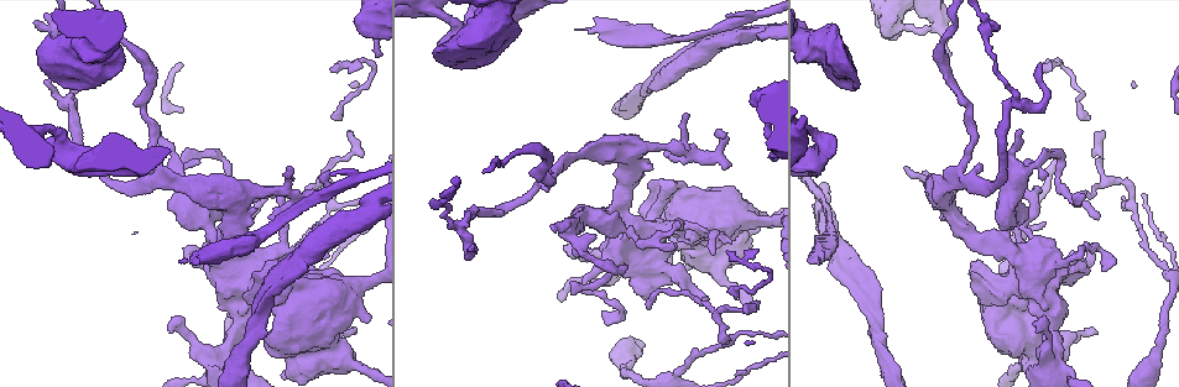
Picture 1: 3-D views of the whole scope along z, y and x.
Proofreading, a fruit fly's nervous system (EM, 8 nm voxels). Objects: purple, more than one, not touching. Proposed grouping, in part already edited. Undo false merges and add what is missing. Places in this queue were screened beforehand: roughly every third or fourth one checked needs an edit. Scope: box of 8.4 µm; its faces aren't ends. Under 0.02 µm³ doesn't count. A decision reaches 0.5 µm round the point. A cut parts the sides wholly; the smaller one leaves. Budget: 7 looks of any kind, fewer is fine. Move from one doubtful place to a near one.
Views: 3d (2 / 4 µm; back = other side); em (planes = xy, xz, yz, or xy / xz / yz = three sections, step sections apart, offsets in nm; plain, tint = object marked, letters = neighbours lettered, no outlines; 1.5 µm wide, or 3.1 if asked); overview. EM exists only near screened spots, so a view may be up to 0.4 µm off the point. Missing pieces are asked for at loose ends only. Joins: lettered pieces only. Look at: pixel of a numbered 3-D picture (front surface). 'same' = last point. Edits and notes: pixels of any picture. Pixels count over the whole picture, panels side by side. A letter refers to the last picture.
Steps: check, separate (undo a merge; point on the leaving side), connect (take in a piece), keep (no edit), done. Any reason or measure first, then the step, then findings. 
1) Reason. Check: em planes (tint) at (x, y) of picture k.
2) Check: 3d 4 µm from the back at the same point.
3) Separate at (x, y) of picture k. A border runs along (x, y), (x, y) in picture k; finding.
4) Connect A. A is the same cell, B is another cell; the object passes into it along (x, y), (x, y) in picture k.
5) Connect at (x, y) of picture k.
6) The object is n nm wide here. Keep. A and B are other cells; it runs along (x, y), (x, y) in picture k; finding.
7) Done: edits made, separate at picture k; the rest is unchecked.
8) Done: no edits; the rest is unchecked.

An open end. Check: em xy step 8 (letters) at (725, 135) of picture 1.

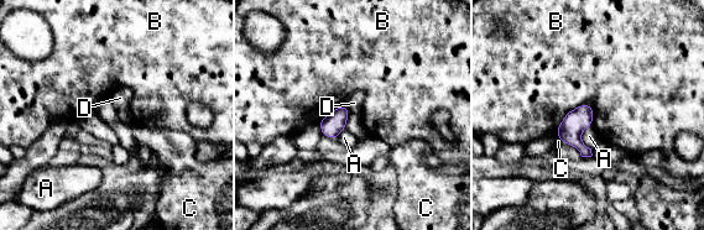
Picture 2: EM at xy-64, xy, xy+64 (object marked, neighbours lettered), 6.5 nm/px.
Check: em planes (letters) at the same point.

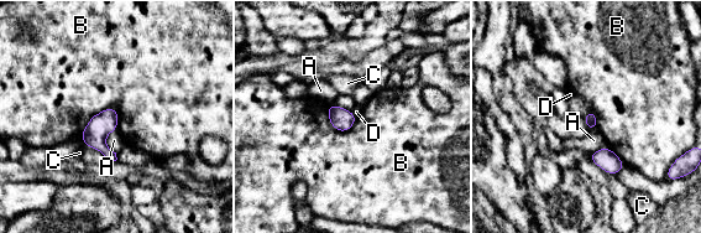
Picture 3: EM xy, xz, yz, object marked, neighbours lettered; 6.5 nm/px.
Keep. A, B, C and D are other cells; a border runs along (116, 109), (95, 113), (80, 133) in picture 3; none of them fits.

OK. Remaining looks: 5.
Branch stops here. Check: em yz step 4 (tint) at (437, 44) of picture 1.

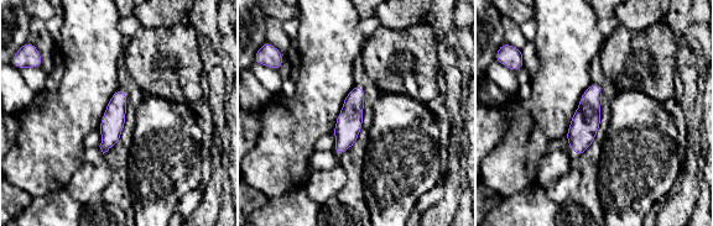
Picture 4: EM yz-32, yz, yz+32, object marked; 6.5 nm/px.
Check: em planes (letters) at the same point.

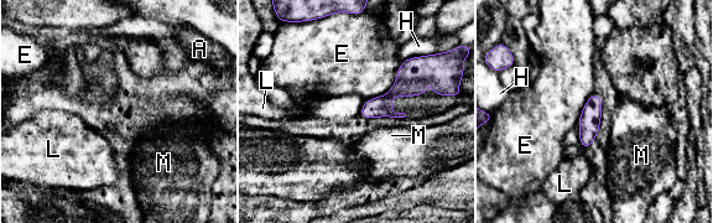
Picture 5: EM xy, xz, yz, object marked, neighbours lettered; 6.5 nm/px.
The object is 140 nm wide here. Keep. A, E, H, L and M are other cells; a border runs along (401, 62), (394, 84), (365, 100) in picture 5; no lettered piece goes on from it.

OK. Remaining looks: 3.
A fork. Check: 3d 4 µm at (66, 100) of picture 1.

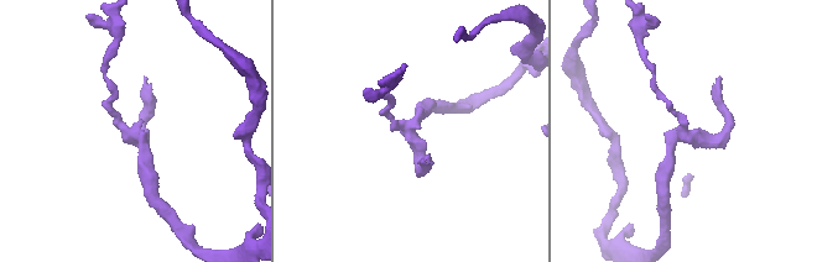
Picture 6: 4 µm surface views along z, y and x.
Check: em planes (letters) at (681, 130) of picture 6.

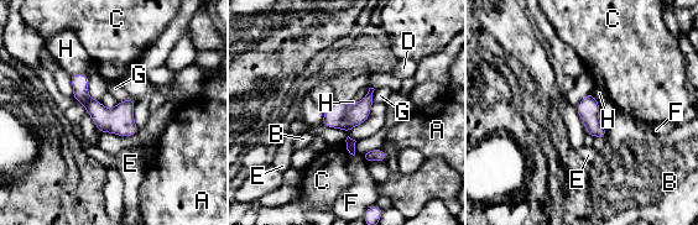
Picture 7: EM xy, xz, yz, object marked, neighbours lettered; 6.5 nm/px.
Keep. A, B, C, D, E, F, G and H are other cells; a border runs along (369, 88), (359, 100), (348, 104) in picture 7; continuous, no second cell.

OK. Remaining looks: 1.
Done: no edits; the rest is unchecked.

